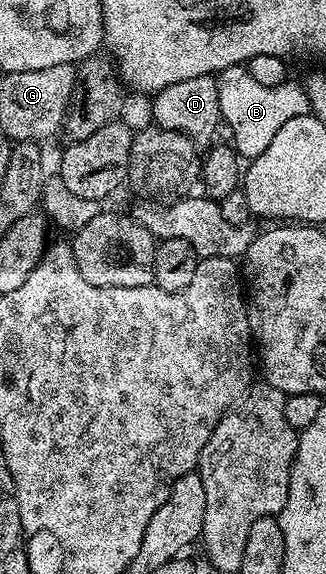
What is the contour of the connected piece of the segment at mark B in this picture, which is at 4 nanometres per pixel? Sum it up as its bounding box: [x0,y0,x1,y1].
[216,65,309,160]

